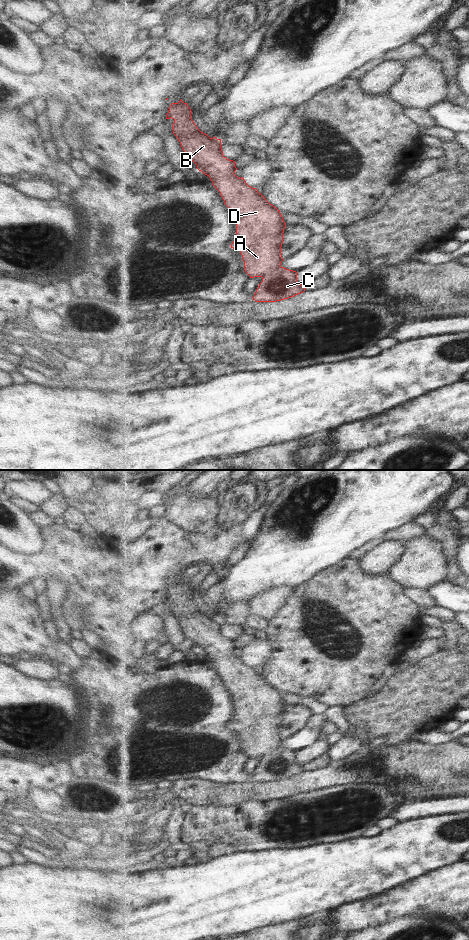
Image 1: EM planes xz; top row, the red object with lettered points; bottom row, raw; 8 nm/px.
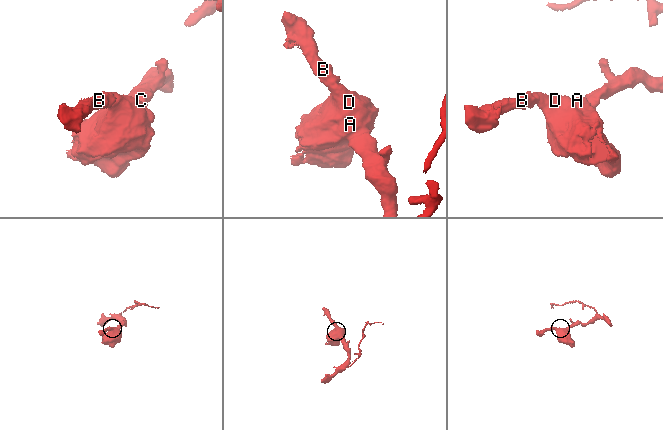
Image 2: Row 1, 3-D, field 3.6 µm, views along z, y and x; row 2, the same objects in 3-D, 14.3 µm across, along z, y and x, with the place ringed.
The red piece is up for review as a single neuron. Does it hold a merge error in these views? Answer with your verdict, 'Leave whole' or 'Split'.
Leave whole

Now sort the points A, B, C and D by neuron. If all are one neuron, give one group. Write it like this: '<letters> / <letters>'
A B C D

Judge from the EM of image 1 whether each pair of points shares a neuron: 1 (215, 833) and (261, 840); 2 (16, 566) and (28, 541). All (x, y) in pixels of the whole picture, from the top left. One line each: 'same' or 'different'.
1: same
2: different

